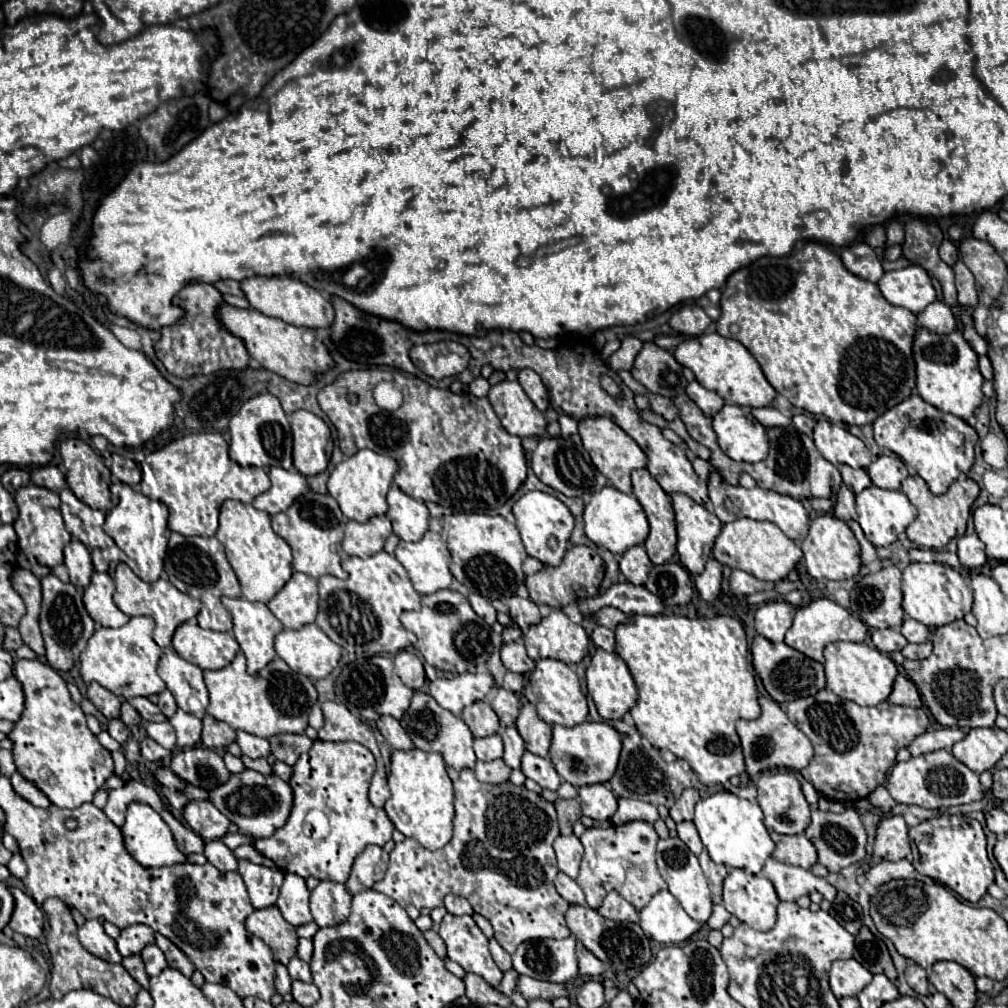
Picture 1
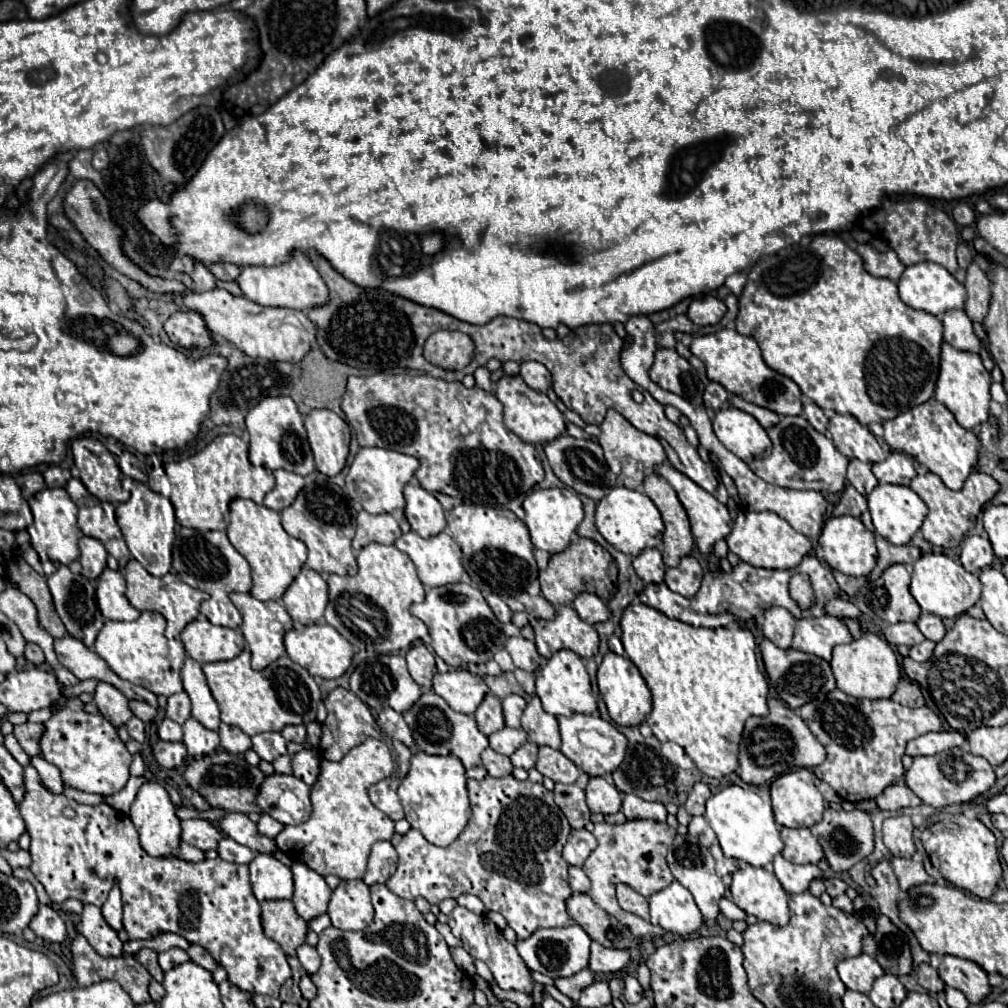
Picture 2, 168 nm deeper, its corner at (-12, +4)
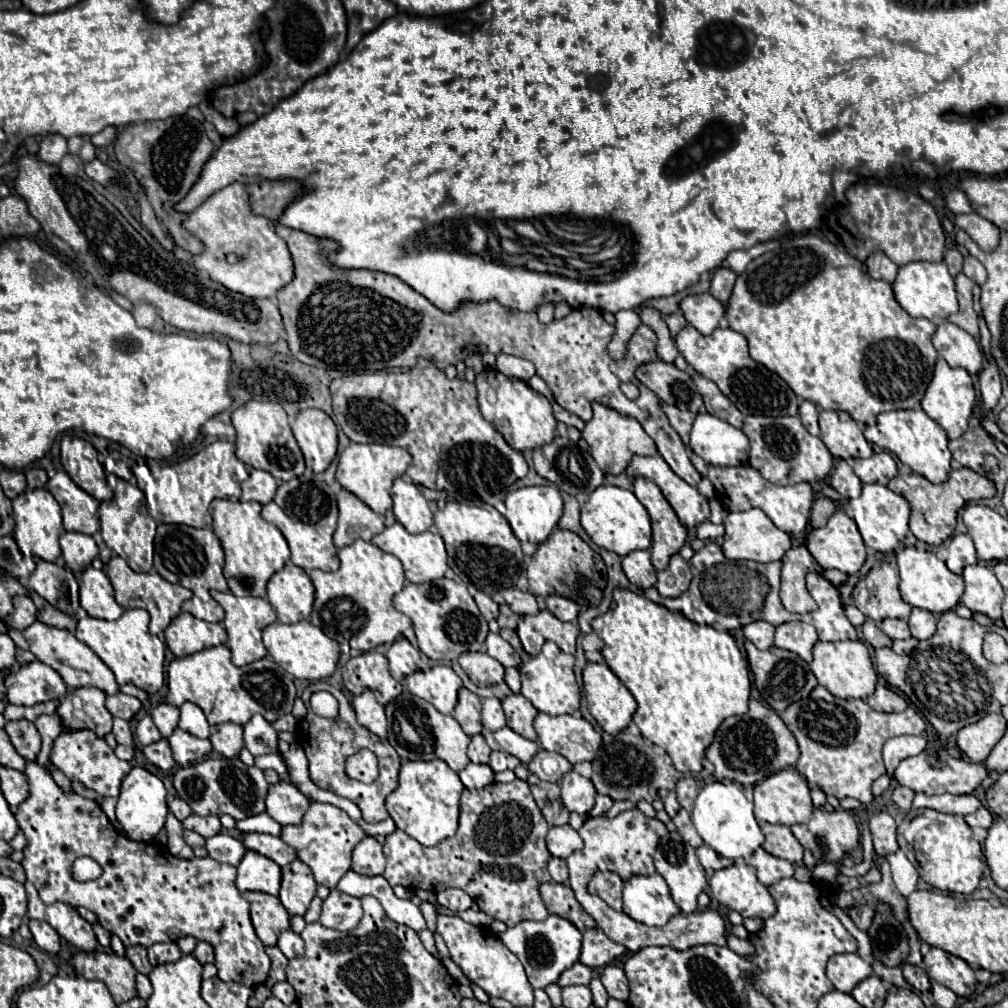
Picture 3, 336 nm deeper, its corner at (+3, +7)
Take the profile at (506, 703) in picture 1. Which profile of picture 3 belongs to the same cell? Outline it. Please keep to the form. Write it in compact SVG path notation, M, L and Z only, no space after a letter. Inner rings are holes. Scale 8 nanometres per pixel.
M486 698L486 700L484 700L482 726L484 726L484 730L488 730L488 732L496 732L496 730L500 730L500 728L506 726L504 712L502 712L502 706L500 706L500 700L498 700L498 698Z

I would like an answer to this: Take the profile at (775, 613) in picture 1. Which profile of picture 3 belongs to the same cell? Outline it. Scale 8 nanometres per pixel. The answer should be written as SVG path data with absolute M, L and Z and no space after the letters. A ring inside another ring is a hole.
M758 620L752 624L744 626L744 636L760 650L770 648L774 642L774 626L768 624L766 620Z

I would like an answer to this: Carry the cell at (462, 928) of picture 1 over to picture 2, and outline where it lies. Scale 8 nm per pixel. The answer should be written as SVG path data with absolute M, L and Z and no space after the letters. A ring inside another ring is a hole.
M455 907L453 913L449 915L449 927L451 927L453 935L463 941L463 949L471 957L481 959L491 969L491 973L501 989L517 989L517 991L525 991L525 993L533 991L535 983L529 977L529 969L523 963L523 959L519 957L515 945L505 941L503 933L497 929L497 925L487 915L477 915L465 907Z

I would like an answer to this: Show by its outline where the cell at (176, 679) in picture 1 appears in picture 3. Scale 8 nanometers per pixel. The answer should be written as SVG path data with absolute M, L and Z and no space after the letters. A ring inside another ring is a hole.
M192 702L182 704L182 708L180 708L180 724L178 726L182 730L186 730L188 734L198 736L198 738L208 738L210 736L210 726L206 722L204 712L200 712L200 708L196 704L192 704Z

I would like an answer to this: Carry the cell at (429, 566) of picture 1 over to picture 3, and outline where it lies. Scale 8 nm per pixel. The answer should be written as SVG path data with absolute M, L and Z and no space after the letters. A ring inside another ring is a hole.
M392 524L390 528L386 528L384 532L380 532L378 536L372 538L372 544L378 546L382 552L394 554L402 566L404 566L404 574L410 582L428 582L428 580L436 580L442 578L448 570L446 564L446 550L444 550L444 540L440 534L434 532L422 532L422 534L410 534L402 524Z

